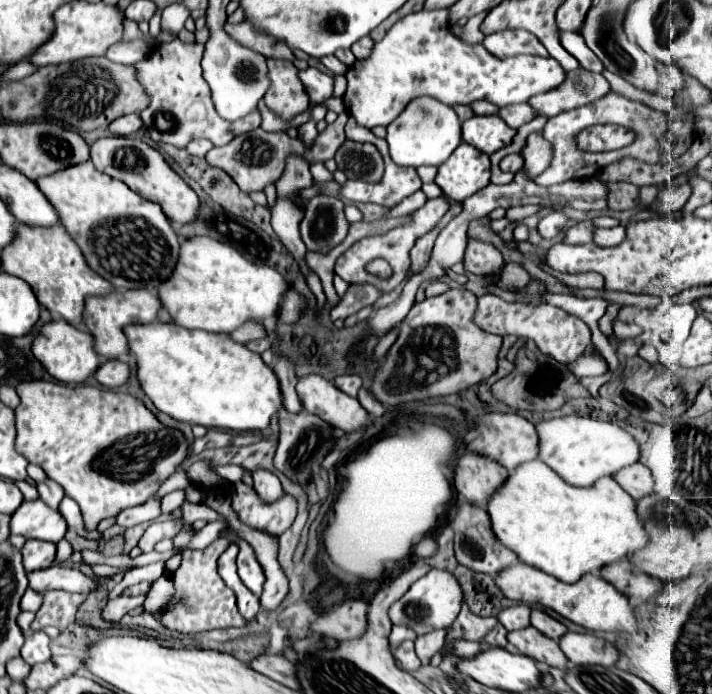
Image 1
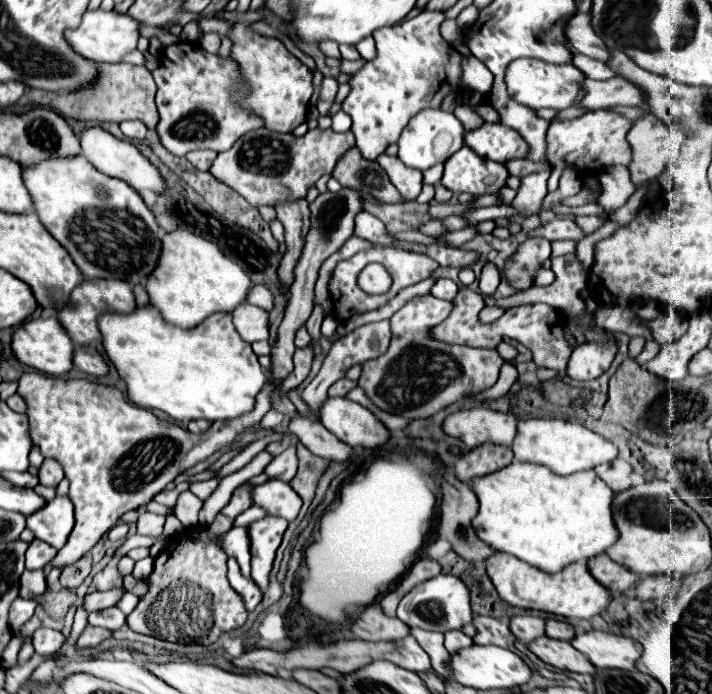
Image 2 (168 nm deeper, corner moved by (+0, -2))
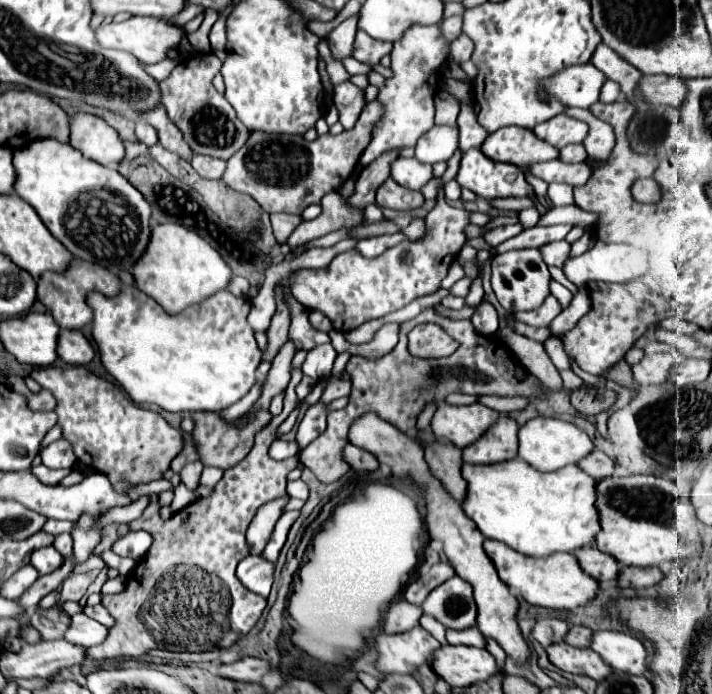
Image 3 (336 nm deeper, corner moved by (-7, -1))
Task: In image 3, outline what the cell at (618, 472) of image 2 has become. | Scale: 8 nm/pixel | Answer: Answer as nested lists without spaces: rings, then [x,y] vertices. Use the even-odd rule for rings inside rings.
[[[595,450],[591,456],[583,458],[583,462],[579,462],[577,466],[579,466],[583,472],[591,474],[593,478],[597,478],[597,480],[615,476],[615,468],[617,468],[615,460],[611,460],[611,458],[609,458],[605,452],[601,452],[601,450]]]

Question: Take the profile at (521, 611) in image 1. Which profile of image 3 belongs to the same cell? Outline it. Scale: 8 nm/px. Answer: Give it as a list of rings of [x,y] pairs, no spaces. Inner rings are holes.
[[[539,618],[533,626],[533,638],[541,644],[541,646],[549,646],[549,644],[555,644],[559,640],[563,640],[563,636],[567,634],[569,630],[569,624],[563,622],[563,620],[557,620],[557,618]]]

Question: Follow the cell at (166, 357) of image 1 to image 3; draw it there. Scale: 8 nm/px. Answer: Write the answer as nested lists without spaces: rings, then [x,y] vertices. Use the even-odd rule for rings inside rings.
[[[123,286],[115,298],[103,298],[103,294],[91,294],[87,298],[95,310],[93,338],[101,352],[101,362],[107,372],[117,378],[137,404],[157,404],[169,412],[221,412],[231,404],[239,402],[257,382],[257,366],[261,362],[261,350],[255,342],[255,334],[247,324],[247,312],[251,302],[237,298],[229,290],[221,290],[201,302],[183,310],[183,314],[169,316],[151,296],[143,294],[137,286]]]

